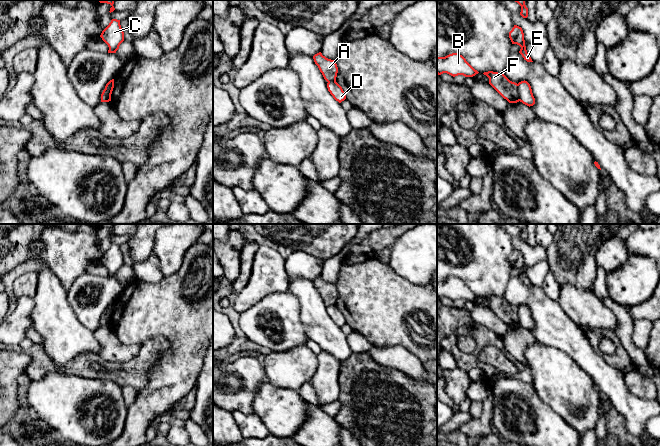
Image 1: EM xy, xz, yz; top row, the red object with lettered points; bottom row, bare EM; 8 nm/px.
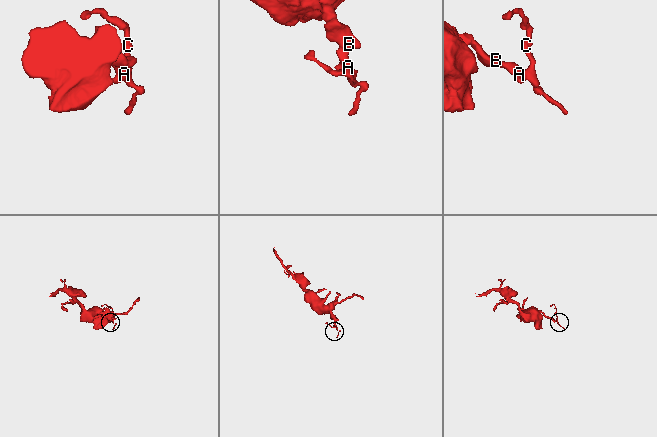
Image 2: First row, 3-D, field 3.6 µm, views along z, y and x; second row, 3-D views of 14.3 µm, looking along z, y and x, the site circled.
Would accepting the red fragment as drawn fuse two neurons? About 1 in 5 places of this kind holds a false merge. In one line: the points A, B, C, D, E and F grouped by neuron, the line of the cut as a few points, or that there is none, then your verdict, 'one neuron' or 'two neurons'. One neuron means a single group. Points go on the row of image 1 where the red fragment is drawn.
A B C D E F | no cut | one neuron

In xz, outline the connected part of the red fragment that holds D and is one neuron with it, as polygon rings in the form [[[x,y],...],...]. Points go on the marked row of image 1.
[[[321,52],[313,56],[315,64],[318,66],[324,79],[328,82],[327,88],[333,98],[341,103],[346,99],[346,94],[342,87],[336,82],[338,67],[335,60],[331,60],[322,55]]]

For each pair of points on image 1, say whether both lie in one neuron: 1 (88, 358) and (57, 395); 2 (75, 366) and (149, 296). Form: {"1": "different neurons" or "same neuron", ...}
{"1": "different neurons", "2": "different neurons"}

